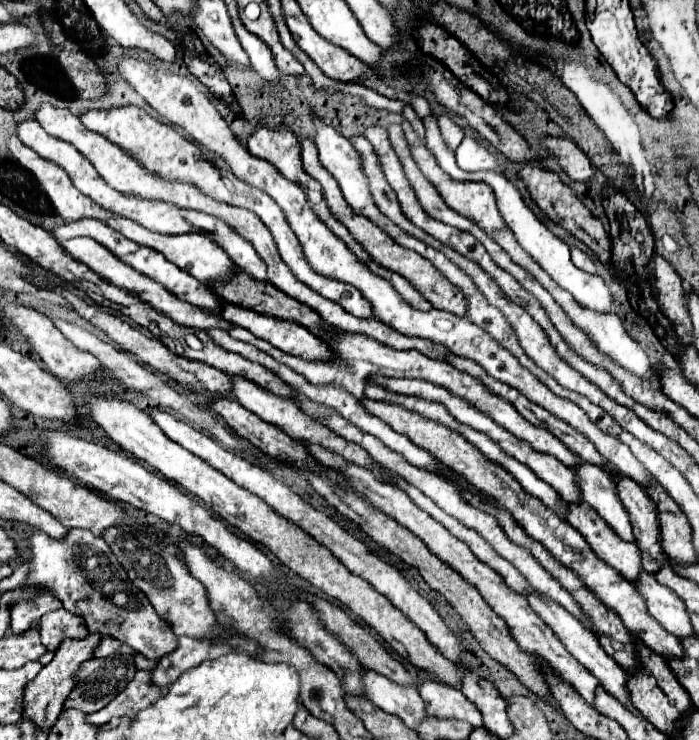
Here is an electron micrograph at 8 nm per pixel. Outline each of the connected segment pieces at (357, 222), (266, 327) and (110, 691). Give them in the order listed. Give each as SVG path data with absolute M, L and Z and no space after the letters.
M300 136L300 160L302 160L302 166L304 166L306 174L310 174L314 180L318 180L322 184L324 200L326 200L330 212L334 214L334 218L340 220L348 228L348 232L356 238L356 242L360 242L360 246L370 254L370 258L376 264L380 264L386 270L392 270L396 274L402 274L434 308L452 312L456 316L464 316L466 314L466 302L460 296L460 290L456 290L456 286L452 286L434 266L430 266L430 262L426 258L422 258L420 254L416 254L416 252L412 252L408 248L402 248L396 242L392 242L392 238L388 234L384 234L378 226L374 226L372 222L368 222L368 218L352 214L352 208L344 202L344 196L340 194L340 188L336 186L334 178L320 166L320 160L316 158L316 146L314 146L314 142L310 138L304 138L304 136Z
M220 302L222 310L220 310L220 316L232 324L238 324L246 330L250 330L256 338L262 338L266 342L270 342L272 346L288 352L288 354L294 354L294 356L300 356L304 360L330 360L332 358L332 352L330 348L318 340L318 336L314 336L310 330L306 330L304 326L296 324L296 322L288 322L288 320L280 320L280 318L272 318L272 316L264 316L260 312L254 312L254 310L248 310L248 308L240 308L232 302Z
M92 658L80 666L78 684L64 702L64 708L78 708L92 714L104 708L134 678L134 664L100 664Z

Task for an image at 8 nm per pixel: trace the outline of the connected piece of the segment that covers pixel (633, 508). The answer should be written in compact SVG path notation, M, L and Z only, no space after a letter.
M620 476L620 482L616 486L618 496L628 510L634 526L636 544L642 552L642 568L650 574L656 574L660 570L660 564L666 562L660 546L660 524L656 506L650 502L646 488L632 482L630 478Z

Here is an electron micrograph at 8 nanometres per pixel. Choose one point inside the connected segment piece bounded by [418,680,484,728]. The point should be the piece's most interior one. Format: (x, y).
(442, 703)

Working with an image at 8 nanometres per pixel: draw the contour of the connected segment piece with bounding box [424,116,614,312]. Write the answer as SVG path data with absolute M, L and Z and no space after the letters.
M430 116L426 118L424 122L426 126L426 148L434 154L438 166L454 180L460 180L460 182L484 182L488 184L492 190L494 190L494 196L496 196L496 202L498 202L498 208L500 208L500 214L504 218L504 222L510 226L510 230L514 232L518 244L536 260L536 264L540 264L564 290L568 290L576 302L584 308L590 308L594 312L614 312L614 306L612 306L612 294L608 290L608 286L604 284L604 280L600 276L594 276L594 274L588 274L588 272L582 272L580 268L576 268L570 260L570 248L560 240L556 238L534 214L532 210L522 202L522 196L520 192L516 190L516 186L512 182L506 180L506 176L502 172L494 172L494 170L488 170L488 172L464 172L456 166L456 160L454 160L454 154L444 146L444 140L440 138L440 130L436 126L436 118Z

